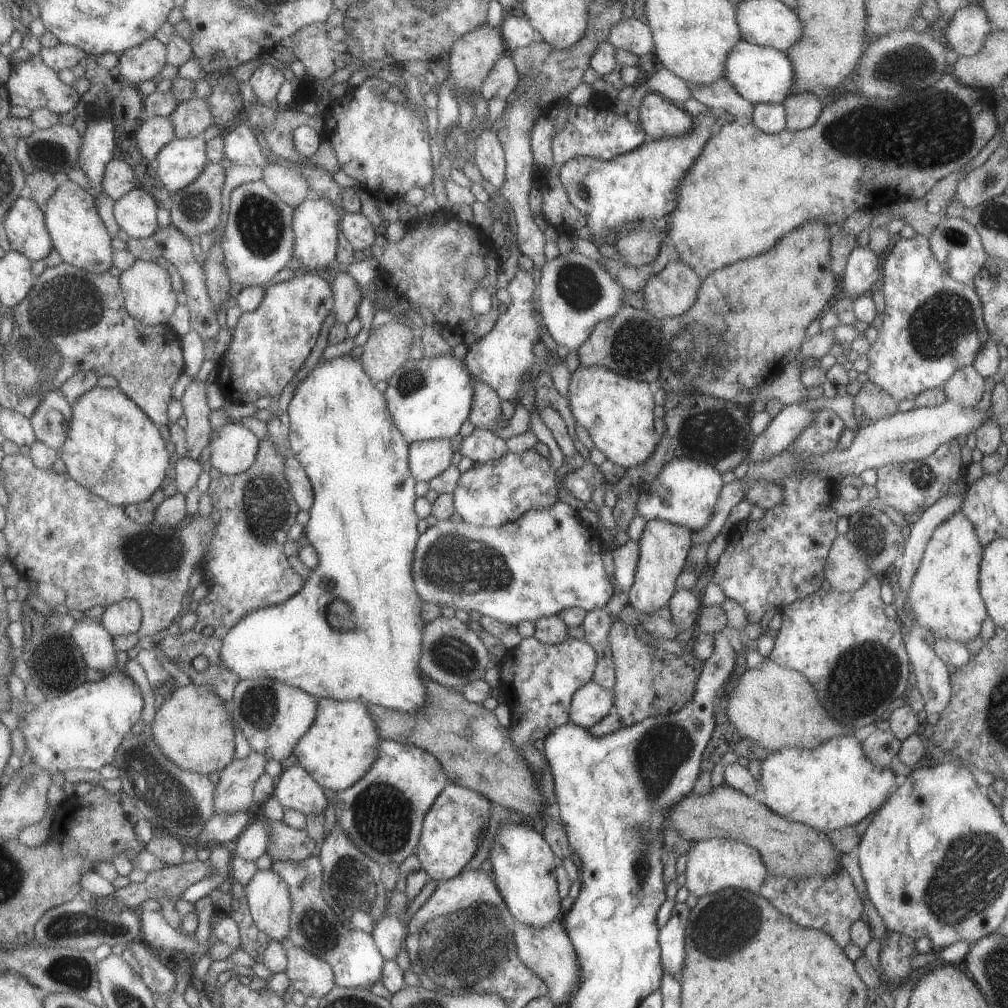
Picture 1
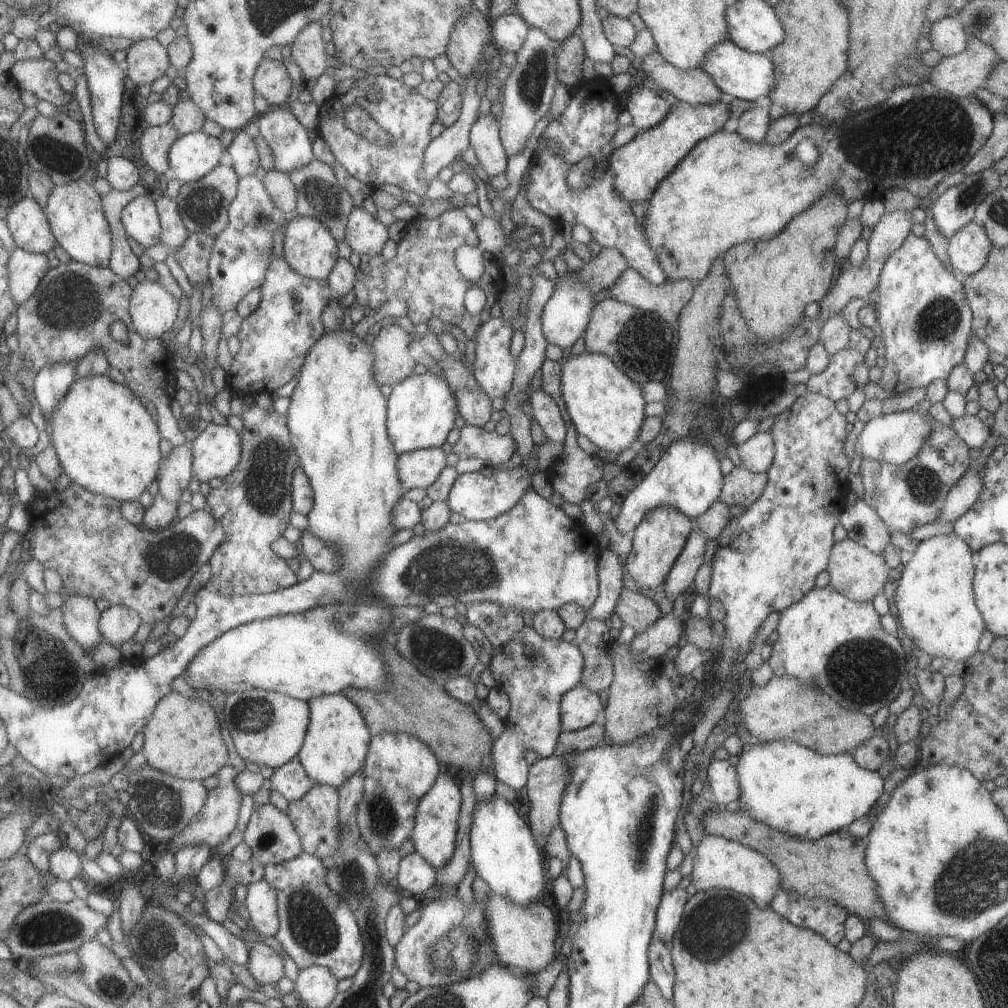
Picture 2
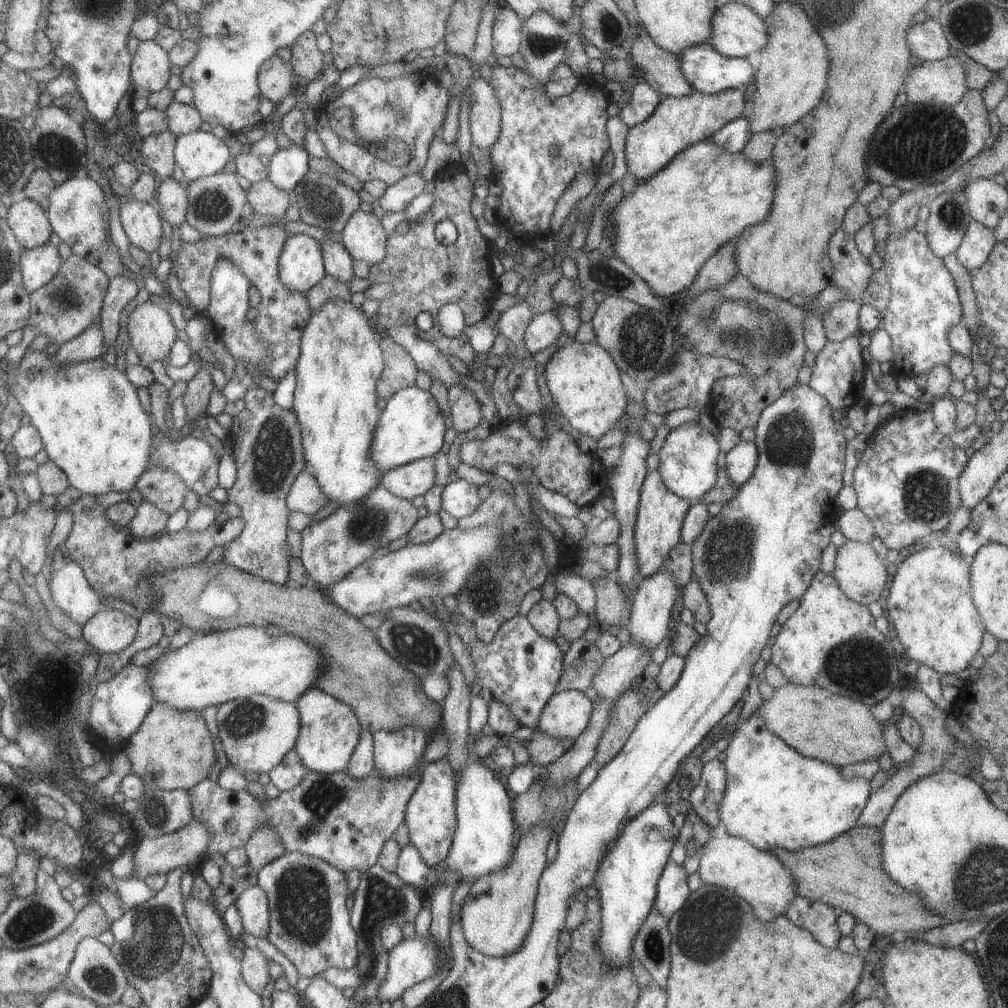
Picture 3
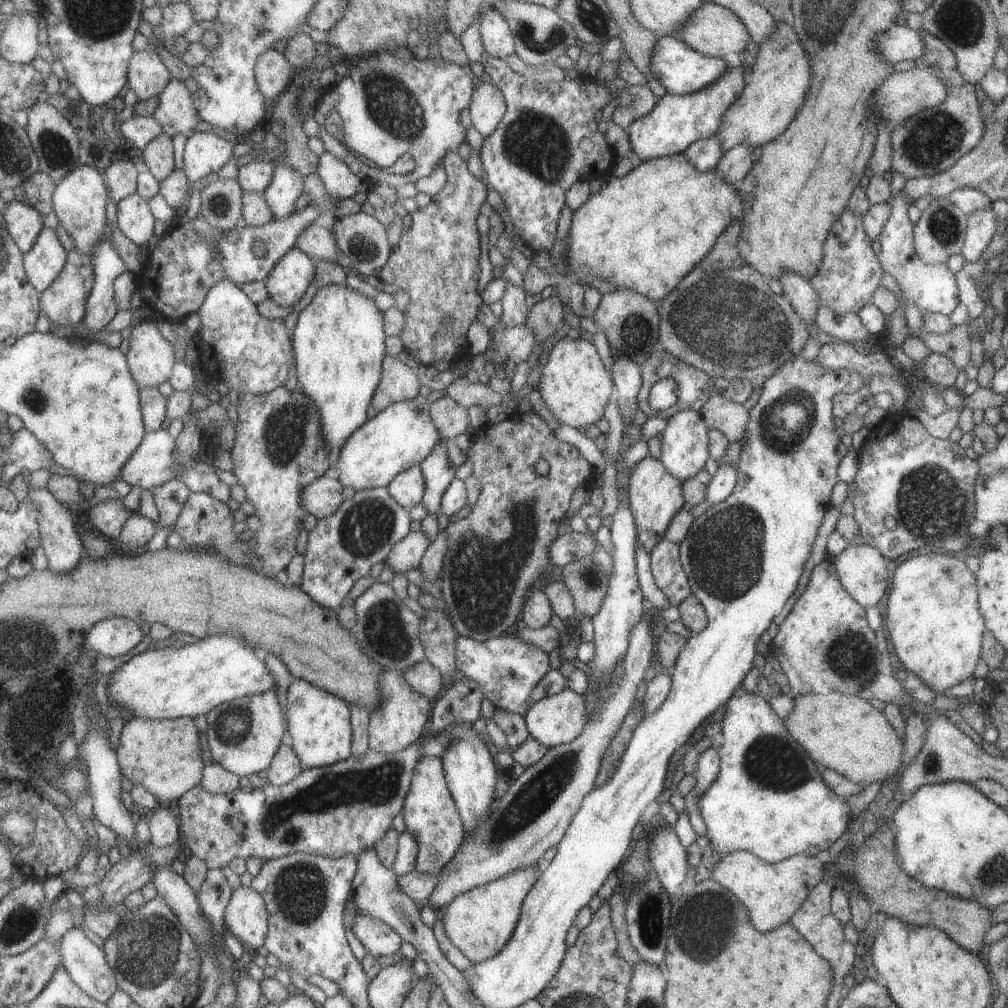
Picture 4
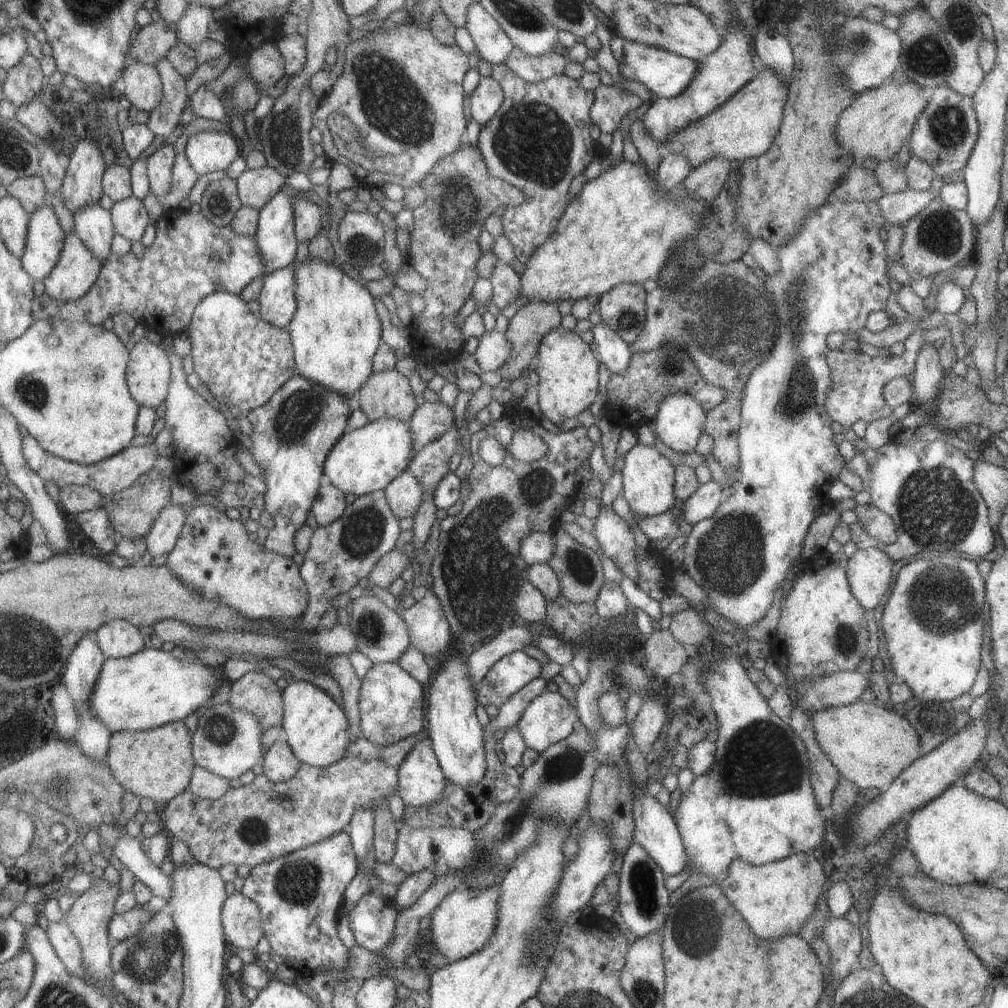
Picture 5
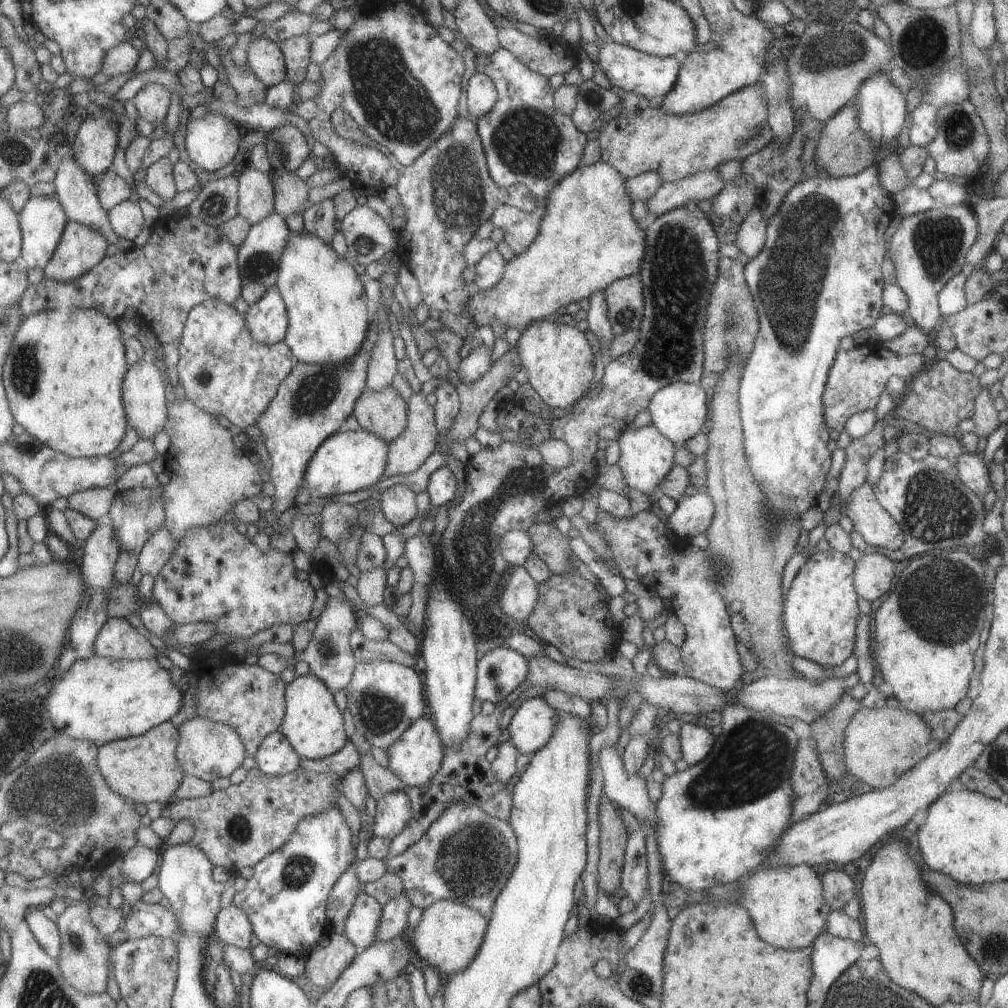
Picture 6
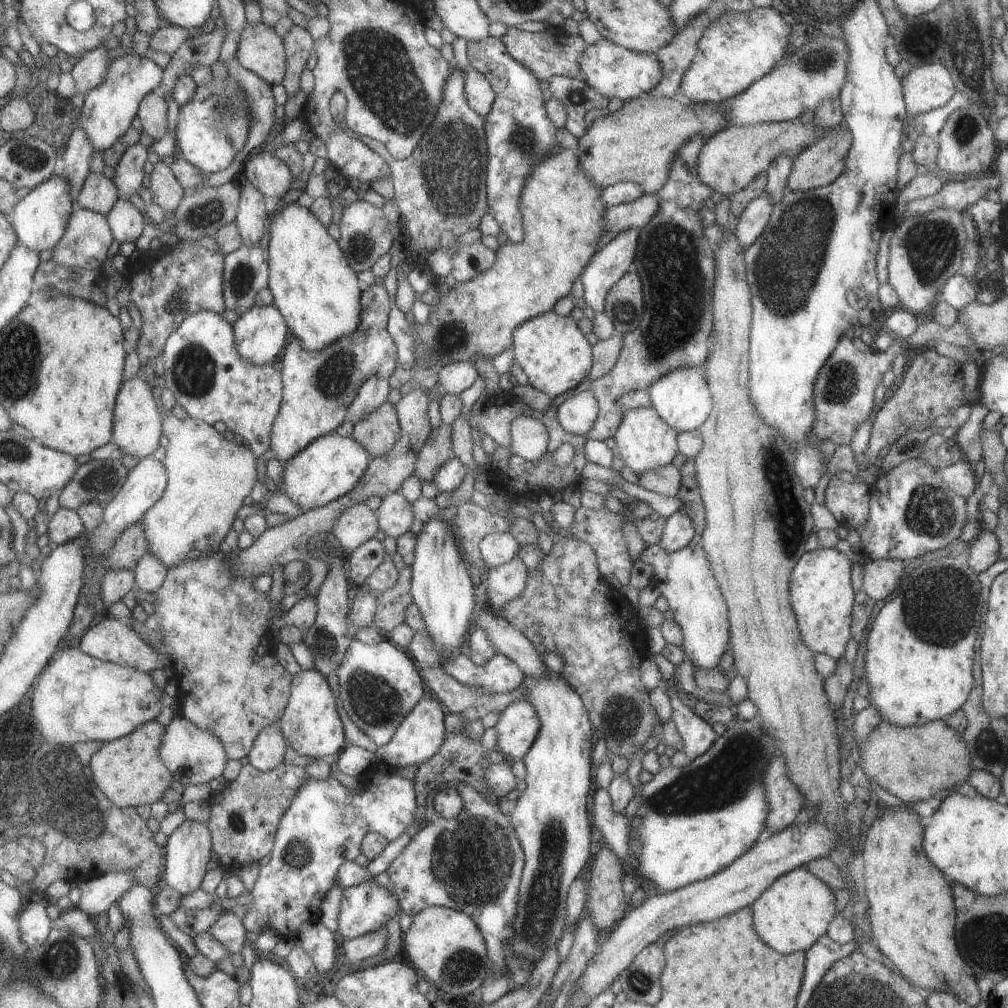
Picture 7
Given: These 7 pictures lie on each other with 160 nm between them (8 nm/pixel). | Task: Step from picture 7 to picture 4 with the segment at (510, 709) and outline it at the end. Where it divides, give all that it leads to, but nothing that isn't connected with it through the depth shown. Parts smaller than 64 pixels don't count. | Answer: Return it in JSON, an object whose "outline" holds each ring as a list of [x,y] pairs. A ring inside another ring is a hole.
{"outline":[[[567,688],[557,694],[543,697],[531,703],[524,714],[524,721],[529,736],[546,747],[572,741],[583,730],[588,721],[588,710],[585,708],[583,697]]]}

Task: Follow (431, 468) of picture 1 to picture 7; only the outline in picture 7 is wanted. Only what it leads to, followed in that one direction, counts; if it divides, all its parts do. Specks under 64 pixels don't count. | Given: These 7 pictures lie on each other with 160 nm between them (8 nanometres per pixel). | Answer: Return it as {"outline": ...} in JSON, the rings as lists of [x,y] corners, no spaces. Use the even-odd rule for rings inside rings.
{"outline":[[[400,491],[382,497],[380,505],[374,511],[379,530],[394,539],[407,532],[415,518],[412,506],[413,504],[405,500]]]}

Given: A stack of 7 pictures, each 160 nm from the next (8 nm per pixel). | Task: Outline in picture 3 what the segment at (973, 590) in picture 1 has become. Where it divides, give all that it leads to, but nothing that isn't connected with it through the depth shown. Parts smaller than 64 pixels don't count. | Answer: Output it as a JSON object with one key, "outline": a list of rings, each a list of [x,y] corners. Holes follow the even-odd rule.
{"outline":[[[939,543],[912,553],[901,561],[891,580],[885,608],[909,661],[928,666],[940,676],[960,674],[970,666],[979,650],[982,634],[986,631],[972,601],[969,560],[959,553],[948,551]]]}

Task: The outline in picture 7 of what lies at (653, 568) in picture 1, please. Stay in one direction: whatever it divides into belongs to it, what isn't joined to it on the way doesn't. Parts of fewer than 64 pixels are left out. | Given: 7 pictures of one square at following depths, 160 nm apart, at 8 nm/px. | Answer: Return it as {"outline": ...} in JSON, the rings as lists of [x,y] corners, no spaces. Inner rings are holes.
{"outline":[[[651,405],[626,410],[613,436],[616,444],[615,456],[618,456],[624,462],[624,466],[630,468],[637,476],[644,470],[670,464],[678,452],[676,433]]]}

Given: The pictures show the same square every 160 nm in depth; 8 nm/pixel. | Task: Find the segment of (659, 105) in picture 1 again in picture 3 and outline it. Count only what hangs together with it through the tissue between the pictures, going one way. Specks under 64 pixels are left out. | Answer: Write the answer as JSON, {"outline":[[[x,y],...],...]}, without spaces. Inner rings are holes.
{"outline":[[[641,82],[632,86],[631,101],[627,101],[617,113],[619,120],[627,126],[643,122],[656,109],[662,99],[647,83]]]}

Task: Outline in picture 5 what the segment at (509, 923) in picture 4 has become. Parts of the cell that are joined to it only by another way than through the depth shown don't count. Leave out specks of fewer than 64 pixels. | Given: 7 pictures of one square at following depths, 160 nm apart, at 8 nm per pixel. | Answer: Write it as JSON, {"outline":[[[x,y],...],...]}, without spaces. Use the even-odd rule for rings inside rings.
{"outline":[[[493,885],[485,890],[461,888],[447,893],[435,905],[428,916],[429,932],[435,950],[443,954],[449,962],[468,957],[490,942],[490,936],[494,935],[496,927],[496,898],[499,889],[499,885]]]}

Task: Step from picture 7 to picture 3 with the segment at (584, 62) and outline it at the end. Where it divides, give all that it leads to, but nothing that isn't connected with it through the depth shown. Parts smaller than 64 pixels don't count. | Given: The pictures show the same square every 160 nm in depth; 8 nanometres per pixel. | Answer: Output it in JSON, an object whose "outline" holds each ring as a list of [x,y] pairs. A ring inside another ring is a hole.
{"outline":[[[707,43],[684,48],[676,54],[676,59],[684,81],[703,94],[718,93],[723,89],[743,89],[745,84],[753,82],[754,71],[745,57],[724,57]]]}

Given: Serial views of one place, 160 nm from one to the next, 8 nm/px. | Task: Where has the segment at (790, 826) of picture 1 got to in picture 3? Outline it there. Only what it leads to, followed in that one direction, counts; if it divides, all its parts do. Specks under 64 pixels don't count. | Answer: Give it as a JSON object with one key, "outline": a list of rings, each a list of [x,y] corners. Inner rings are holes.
{"outline":[[[855,826],[829,842],[805,847],[798,851],[772,849],[794,878],[797,896],[819,901],[834,909],[848,912],[871,928],[876,936],[899,935],[930,931],[949,922],[937,913],[929,913],[915,893],[908,893],[888,877],[880,861],[882,830],[877,827]]]}

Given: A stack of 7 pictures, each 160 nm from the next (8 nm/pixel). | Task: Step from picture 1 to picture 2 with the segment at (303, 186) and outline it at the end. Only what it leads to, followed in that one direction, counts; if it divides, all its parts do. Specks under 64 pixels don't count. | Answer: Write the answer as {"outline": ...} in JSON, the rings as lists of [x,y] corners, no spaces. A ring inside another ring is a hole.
{"outline":[[[275,169],[266,170],[261,182],[273,206],[284,213],[296,210],[297,191],[287,173],[280,173]]]}

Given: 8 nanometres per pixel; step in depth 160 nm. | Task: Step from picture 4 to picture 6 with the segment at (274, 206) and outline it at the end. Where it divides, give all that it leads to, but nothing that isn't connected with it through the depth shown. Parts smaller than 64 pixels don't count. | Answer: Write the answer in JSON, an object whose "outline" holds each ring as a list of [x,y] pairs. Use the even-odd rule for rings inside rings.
{"outline":[[[275,212],[250,226],[238,252],[239,268],[243,285],[254,282],[265,285],[268,288],[275,284],[279,257],[284,249],[289,231],[287,225],[285,225],[284,217]]]}

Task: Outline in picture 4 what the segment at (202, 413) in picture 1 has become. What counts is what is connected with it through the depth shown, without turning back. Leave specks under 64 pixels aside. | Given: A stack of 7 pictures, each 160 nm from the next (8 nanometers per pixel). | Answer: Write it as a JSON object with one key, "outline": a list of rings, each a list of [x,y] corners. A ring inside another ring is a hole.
{"outline":[[[171,479],[169,482],[153,489],[159,518],[156,521],[158,528],[175,530],[185,503],[192,495],[192,490],[181,479]]]}

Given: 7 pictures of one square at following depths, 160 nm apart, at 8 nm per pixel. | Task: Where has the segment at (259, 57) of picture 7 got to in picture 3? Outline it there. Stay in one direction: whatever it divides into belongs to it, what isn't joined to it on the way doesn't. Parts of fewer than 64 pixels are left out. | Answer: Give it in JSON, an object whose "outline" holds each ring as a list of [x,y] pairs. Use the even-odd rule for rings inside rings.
{"outline":[[[277,55],[269,57],[265,64],[258,70],[258,85],[259,90],[262,90],[263,98],[269,99],[272,104],[279,104],[287,94],[295,91],[294,76],[289,63],[284,62]]]}

